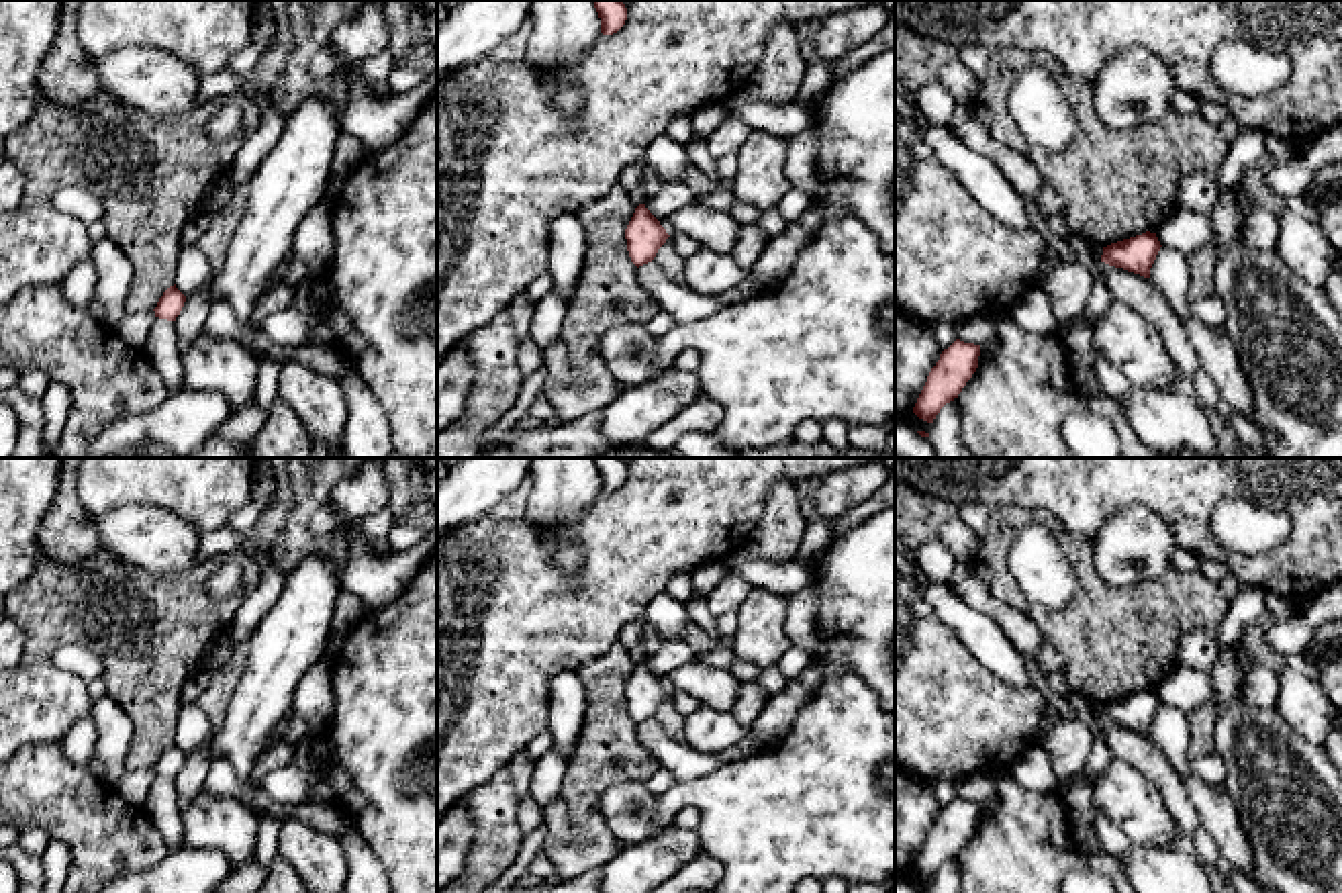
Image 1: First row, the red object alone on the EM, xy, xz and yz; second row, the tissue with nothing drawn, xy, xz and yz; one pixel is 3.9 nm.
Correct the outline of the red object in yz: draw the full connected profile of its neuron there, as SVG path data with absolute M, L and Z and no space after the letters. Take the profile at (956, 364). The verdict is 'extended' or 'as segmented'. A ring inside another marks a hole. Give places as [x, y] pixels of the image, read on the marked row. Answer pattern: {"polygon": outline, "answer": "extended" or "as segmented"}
{"polygon": "M960 339L944 349L927 376L913 413L923 421L933 423L940 409L958 398L966 382L972 378L978 368L978 356L980 345L964 343Z", "answer": "as segmented"}

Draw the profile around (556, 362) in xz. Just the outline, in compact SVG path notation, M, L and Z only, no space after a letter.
M560 337L545 349L543 368L556 384L572 384L576 380L574 364Z

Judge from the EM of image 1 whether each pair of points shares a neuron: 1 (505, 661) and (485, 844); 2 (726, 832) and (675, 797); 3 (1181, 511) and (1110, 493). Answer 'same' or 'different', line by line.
1: different
2: same
3: same

